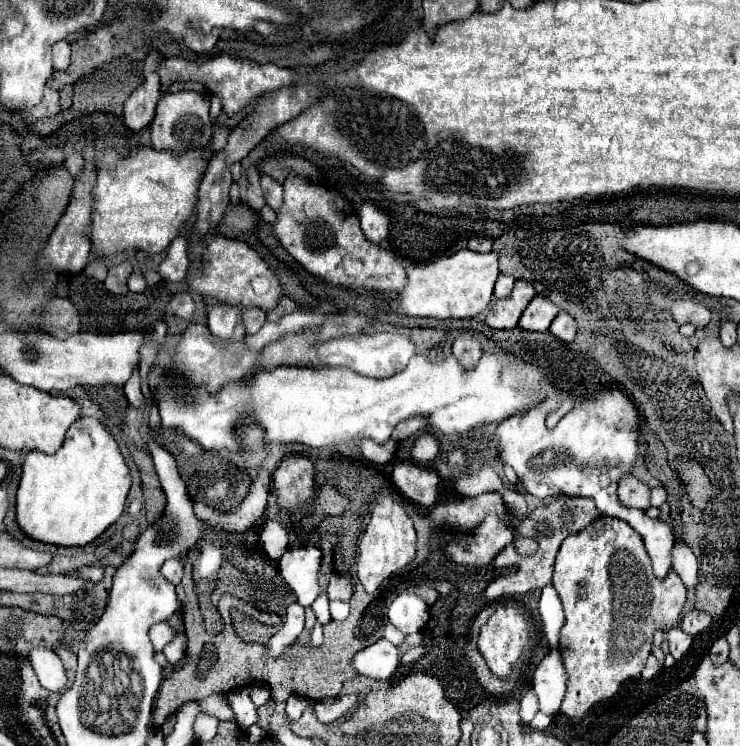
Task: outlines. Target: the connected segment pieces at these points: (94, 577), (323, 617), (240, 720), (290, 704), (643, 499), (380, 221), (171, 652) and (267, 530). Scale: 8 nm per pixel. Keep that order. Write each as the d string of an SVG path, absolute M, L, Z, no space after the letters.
M84 566L84 568L78 568L78 570L72 570L68 574L74 574L74 576L84 576L84 578L90 578L92 582L100 582L104 578L104 568L102 566Z
M322 594L320 598L316 598L316 602L312 604L312 612L318 620L318 624L328 624L330 622L330 612L328 612L328 598Z
M236 690L236 692L228 694L228 700L230 700L230 706L232 706L234 714L236 714L236 724L242 730L246 730L246 728L250 728L252 724L258 722L258 710L252 704L248 694L242 694L242 690L240 692Z
M288 698L286 700L286 716L290 718L290 720L298 720L300 716L302 716L302 712L304 712L304 706L308 704L308 700L306 698Z
M626 476L618 484L618 500L626 508L650 508L650 488L636 480L634 476Z
M362 204L358 210L358 218L360 218L360 228L370 242L380 244L388 236L390 218L384 212L380 212L374 204Z
M172 642L172 644L168 644L168 646L164 648L164 654L166 654L166 660L168 660L170 664L176 664L176 662L184 656L184 646L178 644L178 642Z
M268 520L264 526L264 532L260 532L260 542L262 548L266 550L266 554L272 560L278 560L288 546L288 534L286 534L286 526L282 526L276 520Z

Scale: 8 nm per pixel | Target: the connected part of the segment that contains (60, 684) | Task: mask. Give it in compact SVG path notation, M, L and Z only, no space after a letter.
M34 648L28 656L40 684L50 690L50 692L64 692L68 678L66 678L66 670L62 660L58 658L58 654L54 650L42 650L42 648Z

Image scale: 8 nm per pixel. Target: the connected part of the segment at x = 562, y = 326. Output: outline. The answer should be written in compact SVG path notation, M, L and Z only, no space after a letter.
M560 312L560 314L554 318L554 322L552 322L552 326L550 326L550 332L552 332L560 342L570 344L570 342L574 340L574 336L576 336L576 320L574 320L570 314Z

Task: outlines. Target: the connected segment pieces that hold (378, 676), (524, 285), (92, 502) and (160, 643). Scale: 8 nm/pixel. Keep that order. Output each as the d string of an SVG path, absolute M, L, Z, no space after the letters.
M380 638L372 646L360 650L352 658L352 666L360 676L374 680L390 680L396 676L400 668L398 648L392 642Z
M516 280L514 290L508 298L504 300L496 300L492 310L486 316L486 324L490 328L498 328L498 330L510 330L518 324L518 318L522 316L524 308L528 306L528 302L536 296L536 290L530 282L526 280Z
M78 418L68 428L62 446L54 454L44 454L38 450L28 452L16 492L16 522L32 540L56 546L86 546L120 518L128 490L130 472L118 450L118 442L96 418Z
M166 622L154 624L154 626L150 628L150 640L152 640L154 650L156 650L156 652L162 652L162 648L164 648L168 642L172 642L172 638L174 638L176 634L180 634L180 632L182 632L182 628L180 628L180 630L178 630L178 628L172 628L172 626L168 626Z

